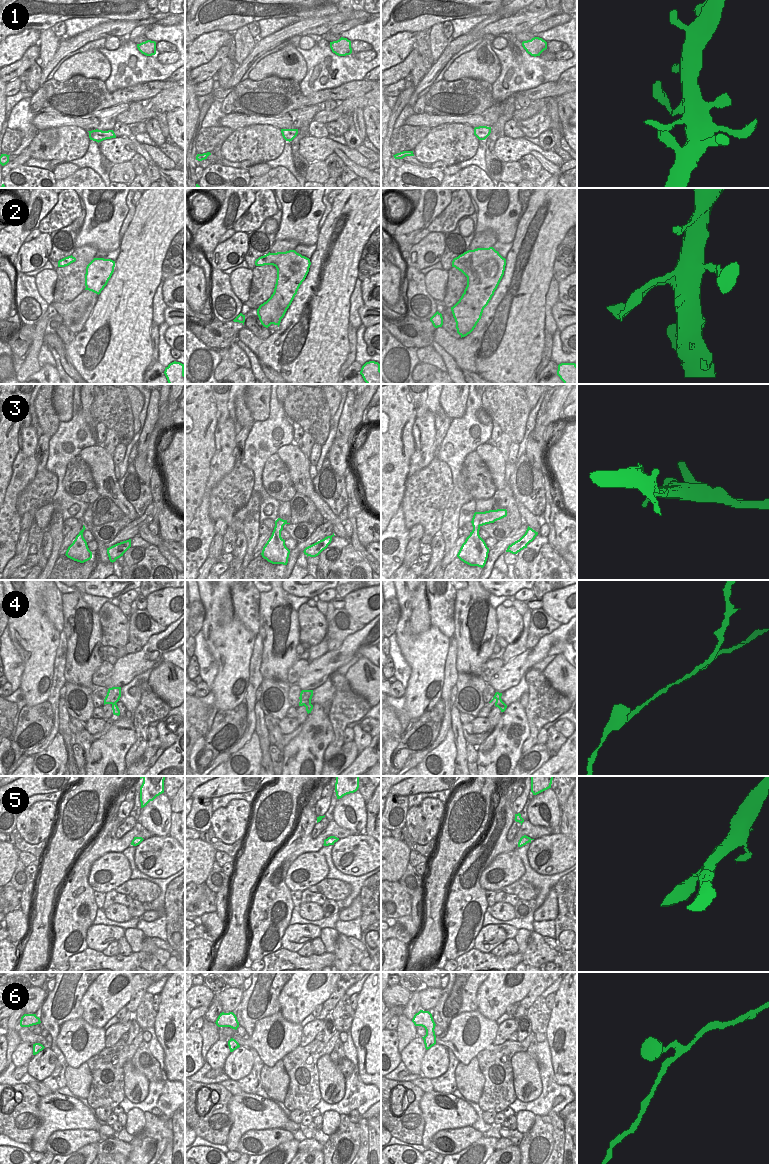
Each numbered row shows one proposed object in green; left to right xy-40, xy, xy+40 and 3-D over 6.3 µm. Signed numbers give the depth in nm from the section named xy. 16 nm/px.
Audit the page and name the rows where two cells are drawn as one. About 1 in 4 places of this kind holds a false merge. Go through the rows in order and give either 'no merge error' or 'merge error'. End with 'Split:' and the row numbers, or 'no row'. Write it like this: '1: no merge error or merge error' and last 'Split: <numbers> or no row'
1: no merge error
2: no merge error
3: no merge error
4: merge error
5: no merge error
6: no merge error
Split: 4

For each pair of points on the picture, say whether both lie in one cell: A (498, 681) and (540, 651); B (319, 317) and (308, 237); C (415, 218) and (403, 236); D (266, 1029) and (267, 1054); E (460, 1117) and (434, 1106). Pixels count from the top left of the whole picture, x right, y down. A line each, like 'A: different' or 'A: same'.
A: same
B: different
C: same
D: same
E: same

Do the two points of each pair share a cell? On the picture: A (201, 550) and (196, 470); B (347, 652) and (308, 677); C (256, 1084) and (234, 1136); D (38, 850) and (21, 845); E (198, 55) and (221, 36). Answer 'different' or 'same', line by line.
A: different
B: same
C: different
D: same
E: same

